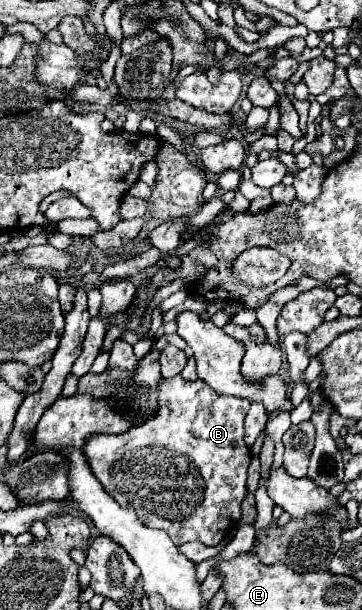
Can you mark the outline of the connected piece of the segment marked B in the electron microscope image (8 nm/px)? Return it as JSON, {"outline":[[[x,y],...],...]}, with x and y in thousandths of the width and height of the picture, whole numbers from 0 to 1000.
{"outline":[[[497,615],[442,625],[442,670],[436,677],[337,713],[254,713],[227,733],[260,782],[343,834],[376,834],[381,851],[403,864],[448,867],[486,893],[514,887],[552,887],[564,893],[602,893],[663,854],[669,821],[680,815],[680,772],[691,762],[691,733],[674,726],[674,684],[691,670],[685,654],[641,648],[602,648],[580,641],[558,621],[508,625]]]}

